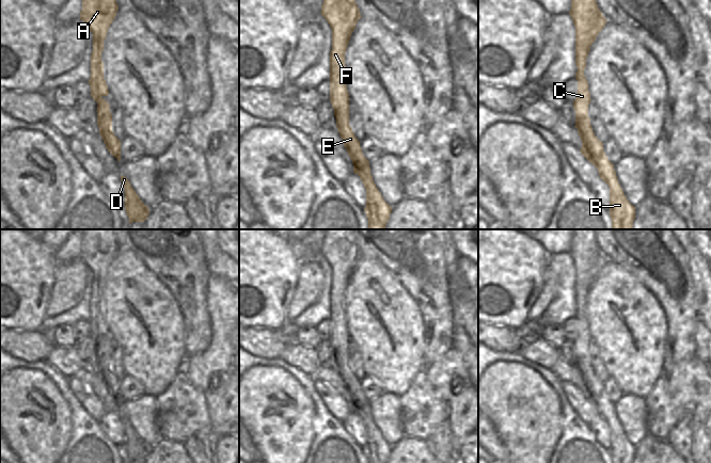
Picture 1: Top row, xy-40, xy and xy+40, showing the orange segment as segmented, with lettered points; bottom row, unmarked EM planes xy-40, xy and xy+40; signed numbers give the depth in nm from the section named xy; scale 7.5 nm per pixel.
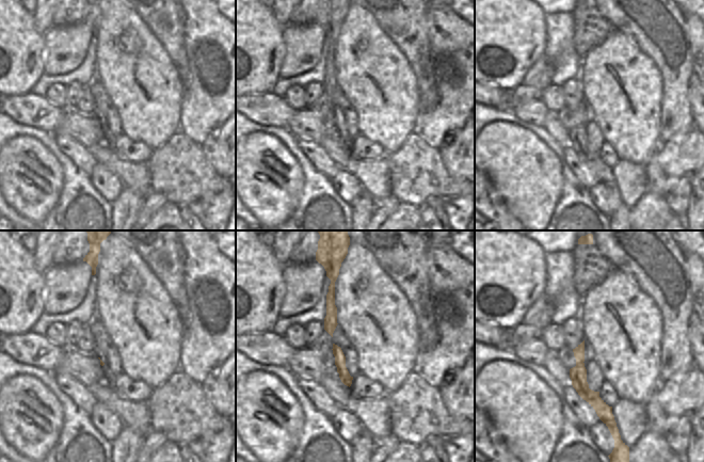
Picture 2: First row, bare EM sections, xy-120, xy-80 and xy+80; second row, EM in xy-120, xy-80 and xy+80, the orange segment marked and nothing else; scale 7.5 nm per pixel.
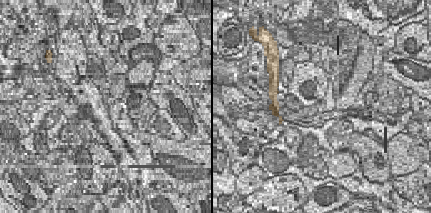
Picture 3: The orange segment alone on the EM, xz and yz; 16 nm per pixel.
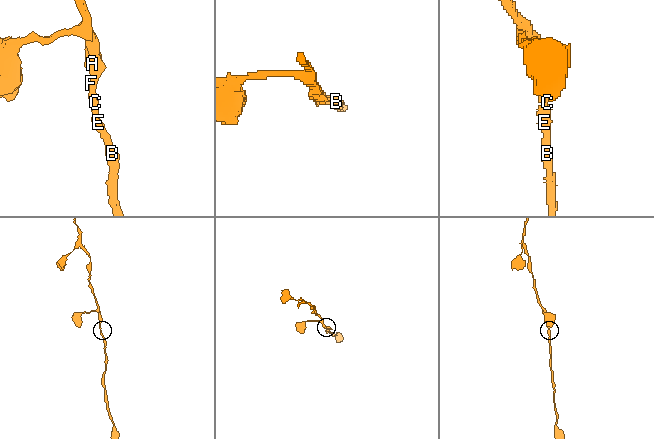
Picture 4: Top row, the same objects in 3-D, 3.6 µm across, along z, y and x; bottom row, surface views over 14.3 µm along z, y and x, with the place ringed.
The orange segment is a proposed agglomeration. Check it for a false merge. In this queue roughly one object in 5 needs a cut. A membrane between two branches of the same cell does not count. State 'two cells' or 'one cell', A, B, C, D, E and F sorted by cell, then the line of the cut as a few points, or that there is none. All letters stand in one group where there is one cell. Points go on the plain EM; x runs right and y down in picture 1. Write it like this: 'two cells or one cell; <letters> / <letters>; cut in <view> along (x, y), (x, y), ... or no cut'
one cell; A B C D E F; no cut

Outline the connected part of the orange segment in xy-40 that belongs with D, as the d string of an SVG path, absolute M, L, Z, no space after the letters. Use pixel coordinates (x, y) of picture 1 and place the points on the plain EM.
M121 414L121 419L125 428L125 449L129 458L129 463L132 461L144 461L148 453L148 446L140 438L129 419Z

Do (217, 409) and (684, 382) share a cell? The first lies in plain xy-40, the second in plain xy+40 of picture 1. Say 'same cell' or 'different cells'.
different cells

